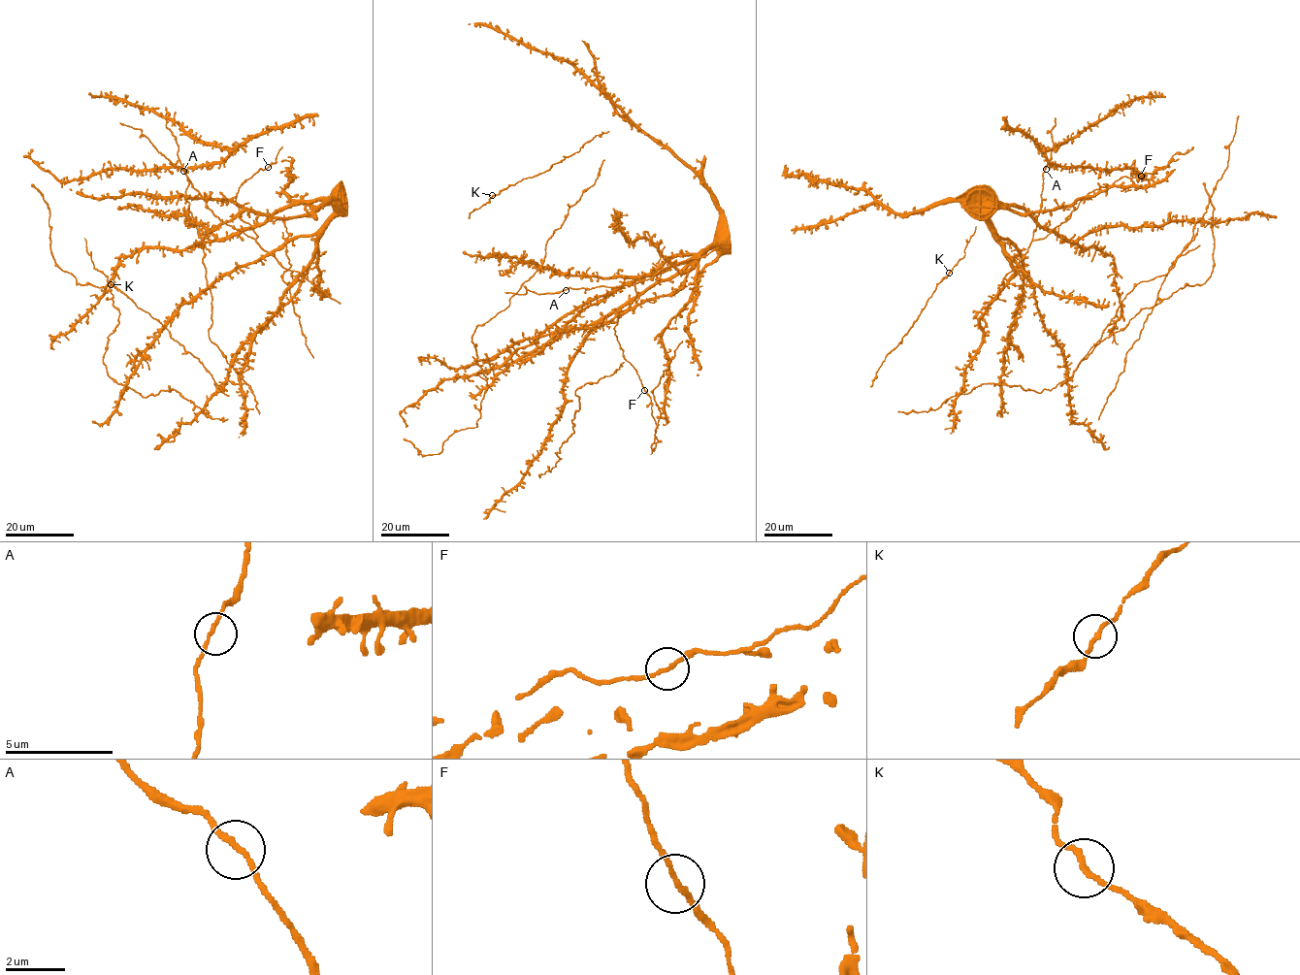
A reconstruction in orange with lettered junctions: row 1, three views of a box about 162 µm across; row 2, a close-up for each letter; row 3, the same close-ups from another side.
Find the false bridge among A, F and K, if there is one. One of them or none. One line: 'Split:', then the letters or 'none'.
Split: none

